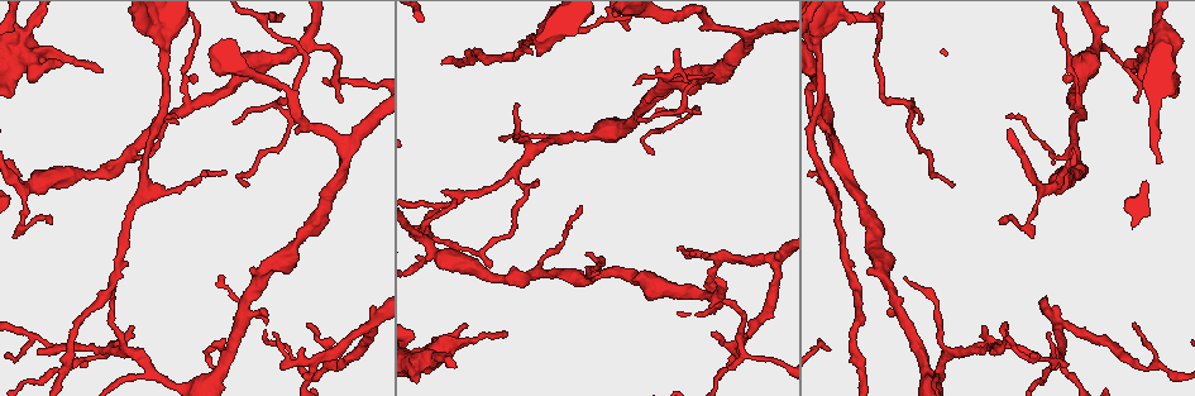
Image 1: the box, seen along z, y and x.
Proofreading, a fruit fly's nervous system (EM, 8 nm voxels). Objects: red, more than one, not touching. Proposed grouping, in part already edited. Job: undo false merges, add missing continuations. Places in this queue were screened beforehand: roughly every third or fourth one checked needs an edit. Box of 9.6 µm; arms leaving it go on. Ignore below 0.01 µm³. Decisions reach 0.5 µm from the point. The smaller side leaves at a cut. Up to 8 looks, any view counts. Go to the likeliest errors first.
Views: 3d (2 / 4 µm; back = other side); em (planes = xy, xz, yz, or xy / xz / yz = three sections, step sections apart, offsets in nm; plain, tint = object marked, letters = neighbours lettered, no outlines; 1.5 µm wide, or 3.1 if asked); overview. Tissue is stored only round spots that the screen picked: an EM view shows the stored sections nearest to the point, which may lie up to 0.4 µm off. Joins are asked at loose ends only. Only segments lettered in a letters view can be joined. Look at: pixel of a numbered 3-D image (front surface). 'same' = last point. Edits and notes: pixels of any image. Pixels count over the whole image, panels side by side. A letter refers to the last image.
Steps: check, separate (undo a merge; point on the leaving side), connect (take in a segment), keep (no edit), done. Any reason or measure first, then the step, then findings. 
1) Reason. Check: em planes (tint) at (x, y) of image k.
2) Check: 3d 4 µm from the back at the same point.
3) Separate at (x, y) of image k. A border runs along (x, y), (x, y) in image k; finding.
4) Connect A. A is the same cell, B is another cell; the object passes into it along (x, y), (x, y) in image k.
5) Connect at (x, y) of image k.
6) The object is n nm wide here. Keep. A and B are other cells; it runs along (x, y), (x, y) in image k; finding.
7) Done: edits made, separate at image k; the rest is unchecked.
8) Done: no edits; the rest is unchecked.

An open end. Check: em yz step 4 (letters) at (99, 70) of image 1.

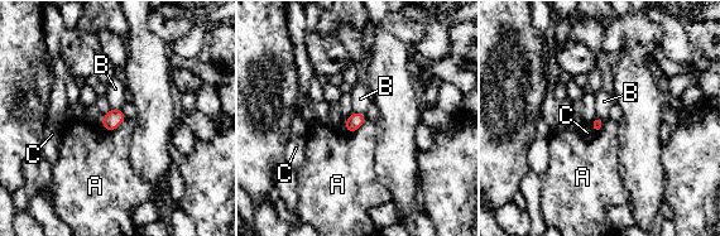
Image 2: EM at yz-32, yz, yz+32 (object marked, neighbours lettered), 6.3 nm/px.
Keep. A, B and C are other cells; a border runs along (125, 118), (113, 130), (101, 125) in image 2; no lettered segment goes on from it.

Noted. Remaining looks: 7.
Check: 3d 2 µm from the back at (585, 32) of image 1.

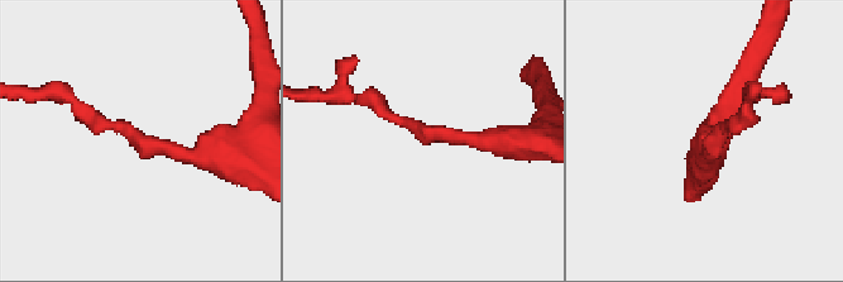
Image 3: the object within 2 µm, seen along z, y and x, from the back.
Now the EM. Check: em xz step 4 (tint) at (707, 145) of image 3.

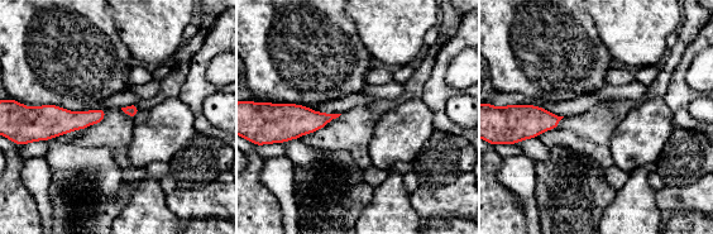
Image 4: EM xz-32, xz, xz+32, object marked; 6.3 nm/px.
Cut it another way. Check: em planes (letters) at the same point.

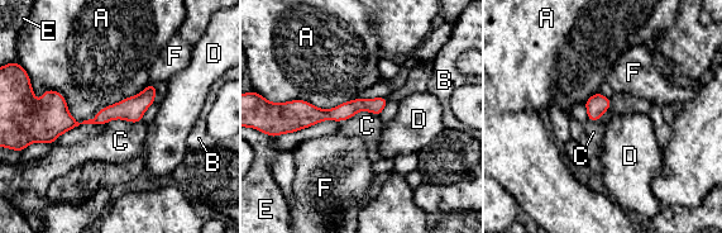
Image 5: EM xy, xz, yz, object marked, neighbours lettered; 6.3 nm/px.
The longest contact is with A, 750 nm. Keep. A, B, C, D, E and F are other cells; a border runs along (378, 115), (359, 110), (339, 122) in image 5; continuous, no second cell.

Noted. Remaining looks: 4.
A narrow waist. Check: 3d 4 µm at (331, 364) of image 1.

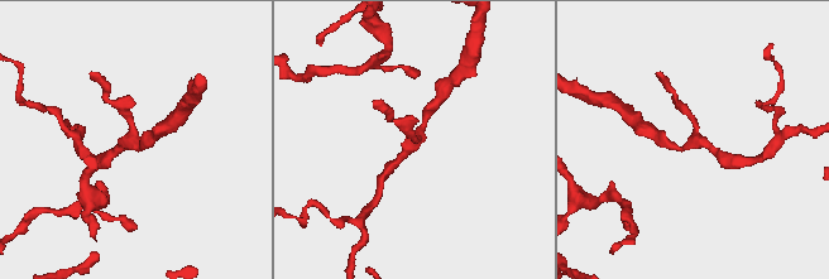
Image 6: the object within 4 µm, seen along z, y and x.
Check: em planes (plain) at (414, 137) of image 6.

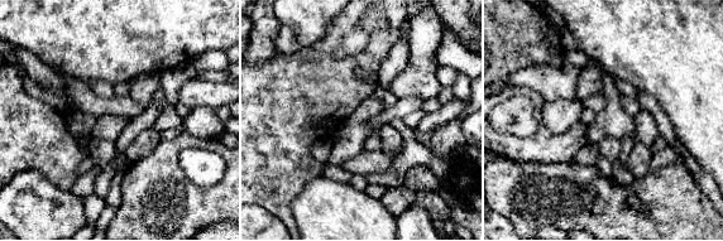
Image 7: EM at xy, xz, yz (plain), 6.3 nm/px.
What lies round it. Check: em planes (letters) at the same point.

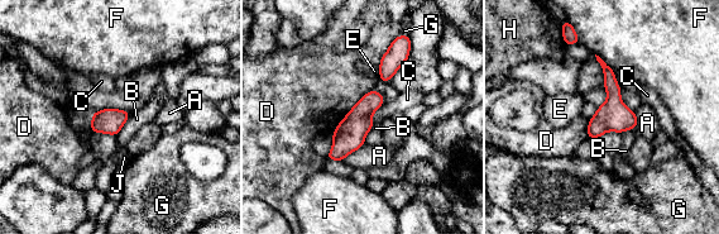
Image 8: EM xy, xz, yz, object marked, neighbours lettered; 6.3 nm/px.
The object is 200 nm wide here. Keep. A, B, C, D, E, F, G, H and J are other cells; all the same cell.

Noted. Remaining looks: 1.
Done: no edits; the rest is unchecked.

